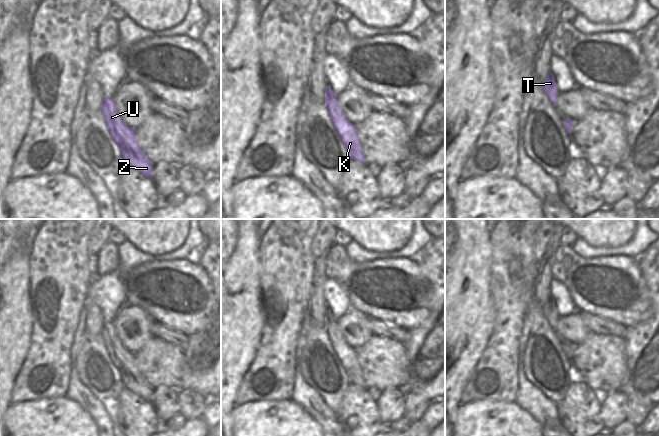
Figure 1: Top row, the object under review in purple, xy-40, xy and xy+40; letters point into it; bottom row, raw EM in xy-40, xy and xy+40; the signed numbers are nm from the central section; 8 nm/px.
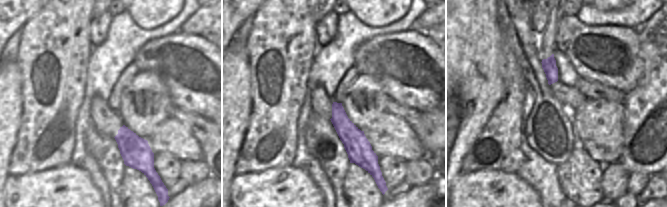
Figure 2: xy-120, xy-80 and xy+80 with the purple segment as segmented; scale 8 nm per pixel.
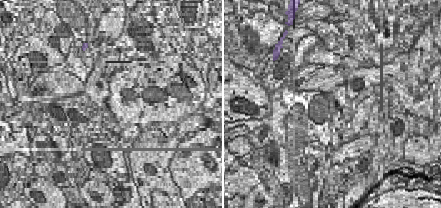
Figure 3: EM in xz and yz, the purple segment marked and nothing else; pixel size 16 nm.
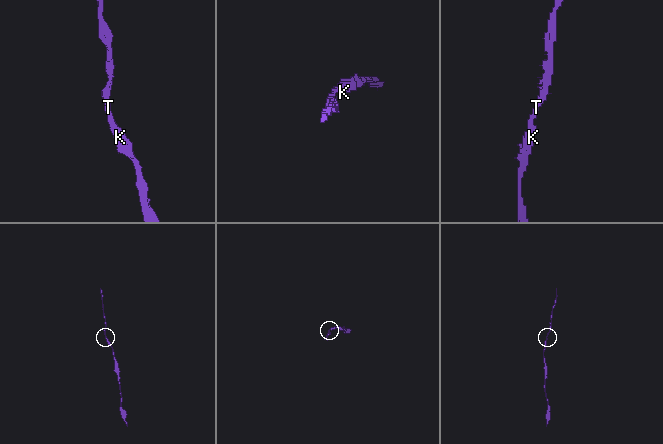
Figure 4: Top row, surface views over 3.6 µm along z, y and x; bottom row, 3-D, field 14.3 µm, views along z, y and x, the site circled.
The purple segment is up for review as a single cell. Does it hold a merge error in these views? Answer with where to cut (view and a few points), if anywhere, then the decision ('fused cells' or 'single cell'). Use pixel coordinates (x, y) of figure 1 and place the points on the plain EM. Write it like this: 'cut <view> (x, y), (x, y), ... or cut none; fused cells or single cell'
cut none; single cell

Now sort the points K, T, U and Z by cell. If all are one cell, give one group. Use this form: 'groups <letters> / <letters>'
groups K T U Z

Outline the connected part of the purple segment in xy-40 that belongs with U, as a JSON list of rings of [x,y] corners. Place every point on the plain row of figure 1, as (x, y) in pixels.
[[[104,321],[101,336],[107,352],[117,368],[123,387],[132,391],[142,399],[153,402],[153,388],[141,374],[135,353],[128,351],[117,336],[113,321]]]

